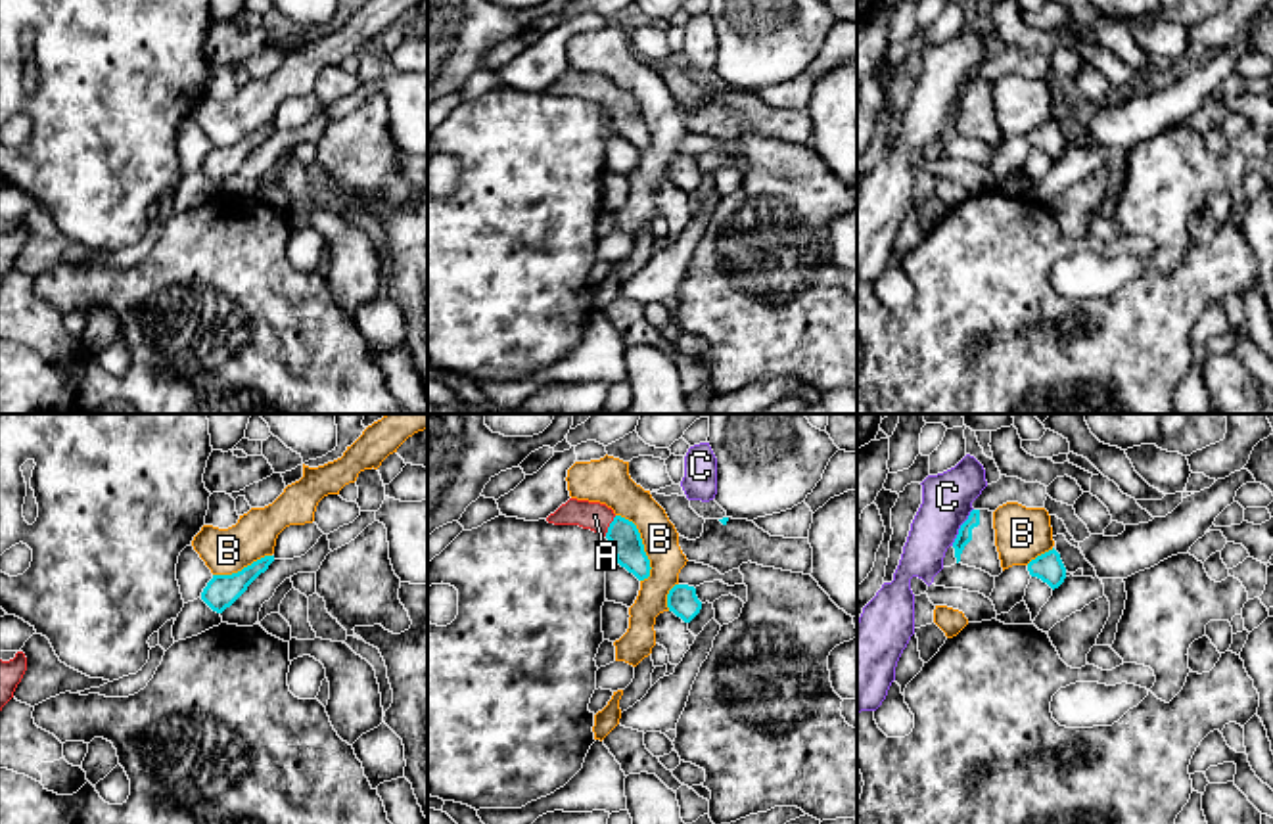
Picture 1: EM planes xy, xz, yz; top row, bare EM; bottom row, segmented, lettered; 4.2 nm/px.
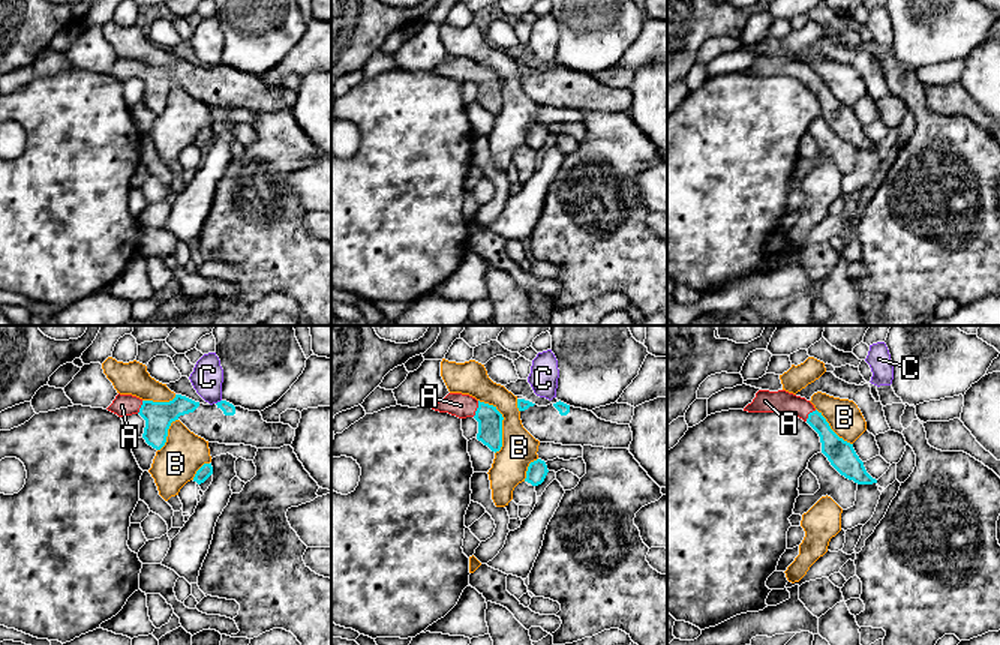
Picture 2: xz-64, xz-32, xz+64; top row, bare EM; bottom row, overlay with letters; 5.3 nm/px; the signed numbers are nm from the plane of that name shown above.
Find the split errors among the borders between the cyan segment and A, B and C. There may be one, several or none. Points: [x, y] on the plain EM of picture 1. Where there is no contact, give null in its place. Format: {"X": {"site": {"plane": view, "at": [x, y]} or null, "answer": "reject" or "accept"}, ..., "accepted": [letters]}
{"A": {"site": {"plane": "xz", "at": [610, 96]}, "answer": "accept"}, "B": {"site": {"plane": "xz", "at": [643, 115]}, "answer": "reject"}, "C": {"site": {"plane": "yz", "at": [961, 98]}, "answer": "reject"}, "accepted": ["A"]}

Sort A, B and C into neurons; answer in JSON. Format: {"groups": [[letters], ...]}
{"groups": [["A"], ["B"], ["C"]]}

